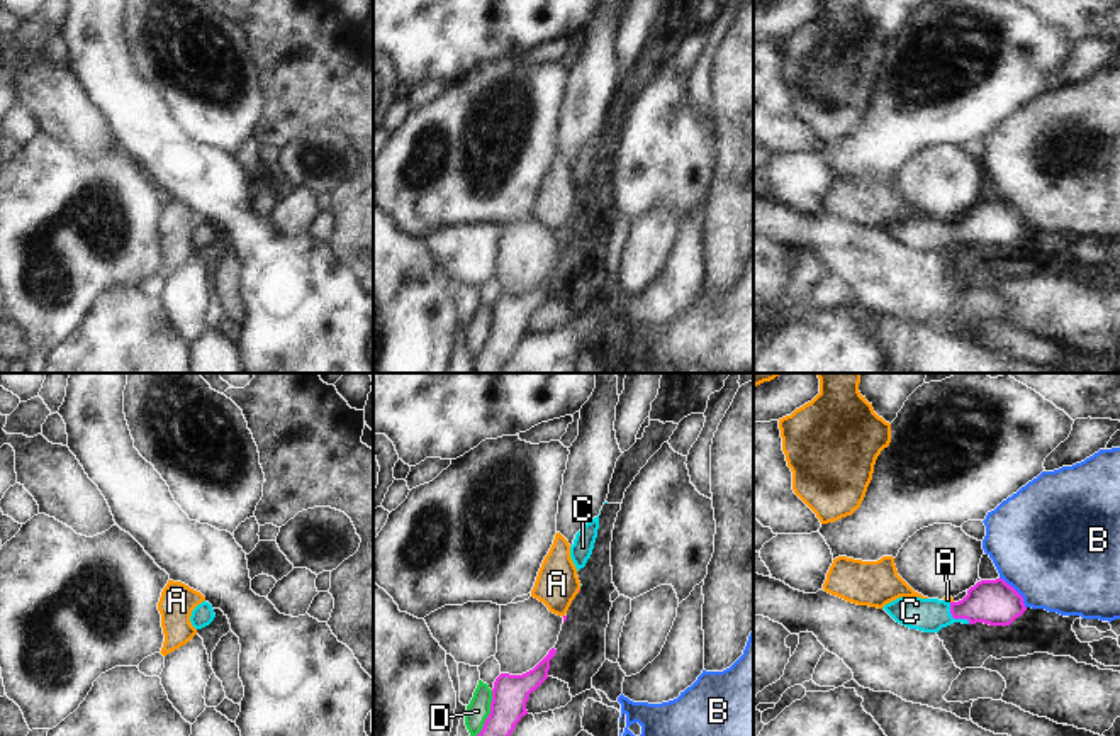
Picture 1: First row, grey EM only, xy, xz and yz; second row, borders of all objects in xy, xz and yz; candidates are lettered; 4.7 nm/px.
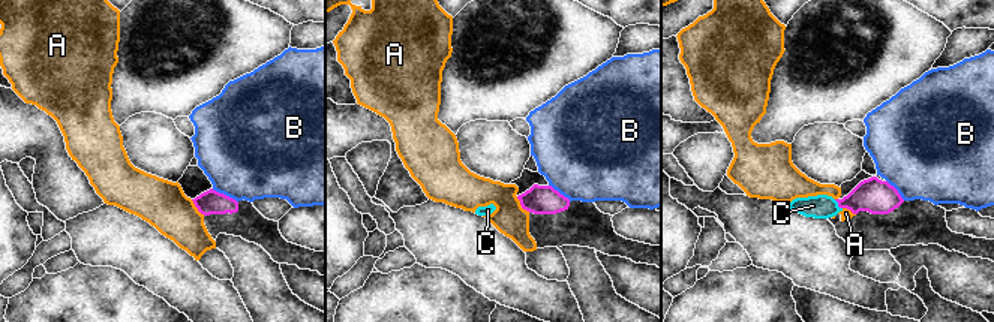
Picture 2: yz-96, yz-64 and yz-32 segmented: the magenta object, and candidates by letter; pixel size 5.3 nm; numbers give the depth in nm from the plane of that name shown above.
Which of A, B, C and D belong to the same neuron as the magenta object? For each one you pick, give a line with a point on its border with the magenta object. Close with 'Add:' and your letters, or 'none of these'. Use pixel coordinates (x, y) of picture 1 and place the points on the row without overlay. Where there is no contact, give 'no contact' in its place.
C: meets magenta in yz at (954, 238)
Add: C

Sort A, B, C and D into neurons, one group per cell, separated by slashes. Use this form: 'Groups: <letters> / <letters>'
Groups: A / B / C / D.

